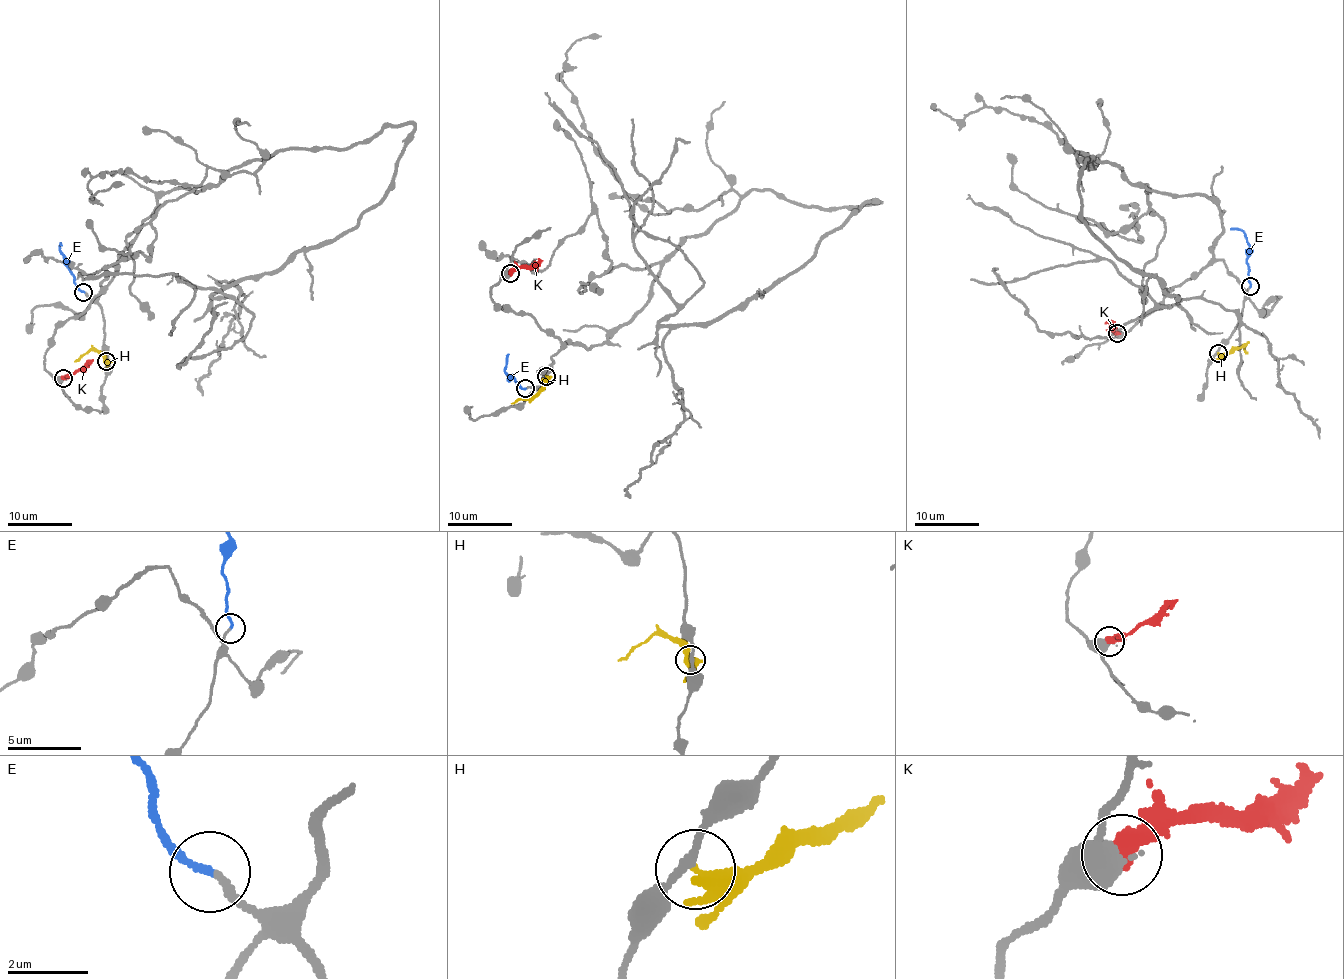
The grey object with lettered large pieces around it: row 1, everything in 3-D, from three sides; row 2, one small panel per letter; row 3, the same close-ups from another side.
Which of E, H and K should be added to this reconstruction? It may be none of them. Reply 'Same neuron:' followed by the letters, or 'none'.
Same neuron: E

